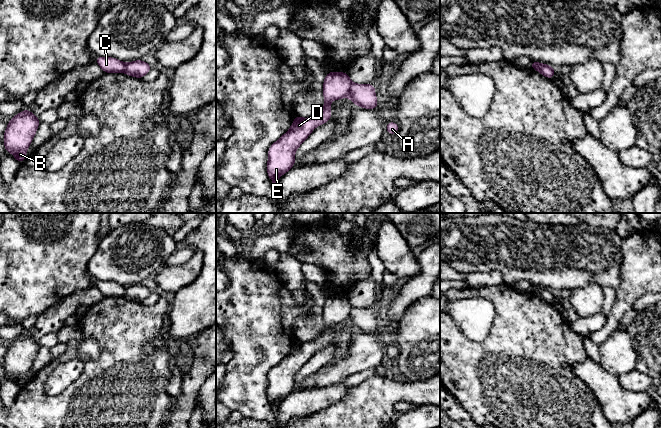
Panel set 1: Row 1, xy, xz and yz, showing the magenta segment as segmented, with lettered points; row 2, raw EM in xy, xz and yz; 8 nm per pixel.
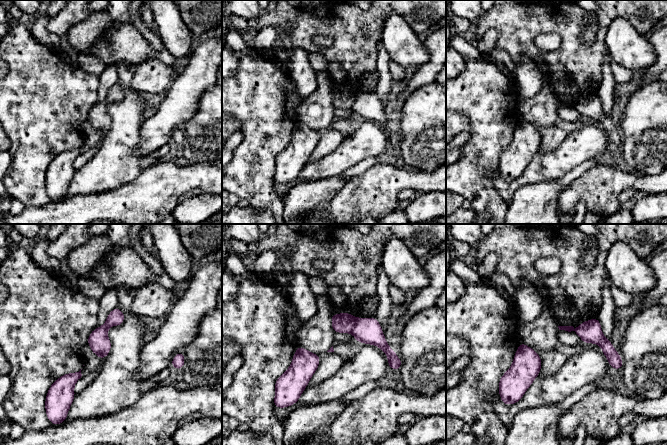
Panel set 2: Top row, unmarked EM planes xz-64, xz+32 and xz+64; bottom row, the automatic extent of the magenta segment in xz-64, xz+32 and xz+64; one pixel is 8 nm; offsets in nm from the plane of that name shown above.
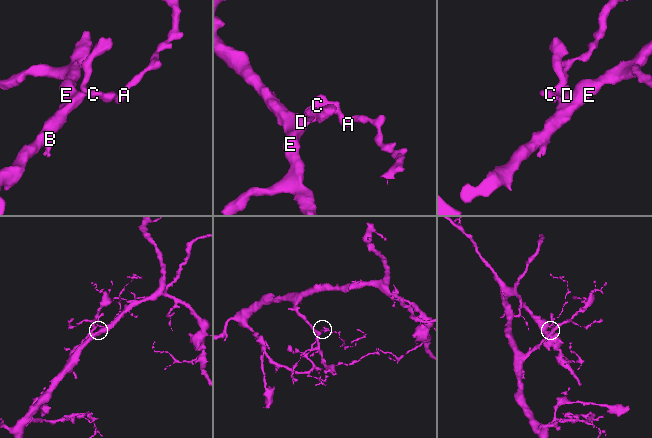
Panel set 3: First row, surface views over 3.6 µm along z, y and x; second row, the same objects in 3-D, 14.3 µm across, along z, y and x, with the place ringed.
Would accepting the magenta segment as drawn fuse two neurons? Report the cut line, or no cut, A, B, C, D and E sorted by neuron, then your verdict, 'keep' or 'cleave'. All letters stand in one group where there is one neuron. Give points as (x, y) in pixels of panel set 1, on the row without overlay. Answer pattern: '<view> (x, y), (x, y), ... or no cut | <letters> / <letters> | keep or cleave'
xz (352, 307), (347, 319) | A / B C D E | cleave

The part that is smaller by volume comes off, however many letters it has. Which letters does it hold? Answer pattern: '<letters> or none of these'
A

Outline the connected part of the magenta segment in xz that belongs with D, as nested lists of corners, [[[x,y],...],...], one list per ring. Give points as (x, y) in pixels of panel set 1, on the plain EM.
[[[331,295],[326,298],[323,306],[323,322],[325,324],[324,330],[321,335],[313,341],[302,342],[296,340],[292,346],[290,353],[283,358],[276,366],[274,366],[268,373],[268,386],[267,386],[267,399],[276,409],[276,405],[288,396],[295,389],[295,376],[299,370],[308,362],[313,354],[327,345],[332,344],[331,341],[331,324],[340,324],[346,322],[350,316],[352,305],[346,296]]]

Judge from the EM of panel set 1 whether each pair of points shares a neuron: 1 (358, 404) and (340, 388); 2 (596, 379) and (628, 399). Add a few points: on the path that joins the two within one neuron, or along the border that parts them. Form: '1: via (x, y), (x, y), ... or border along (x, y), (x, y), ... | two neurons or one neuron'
1: border along (351, 388), (337, 401), (326, 407) | two neurons
2: via (604, 386), (617, 399), (620, 399) | one neuron

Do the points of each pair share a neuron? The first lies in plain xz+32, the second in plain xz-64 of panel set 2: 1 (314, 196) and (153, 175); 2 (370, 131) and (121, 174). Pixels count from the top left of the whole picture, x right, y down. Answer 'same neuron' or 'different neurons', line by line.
1: different neurons
2: different neurons

